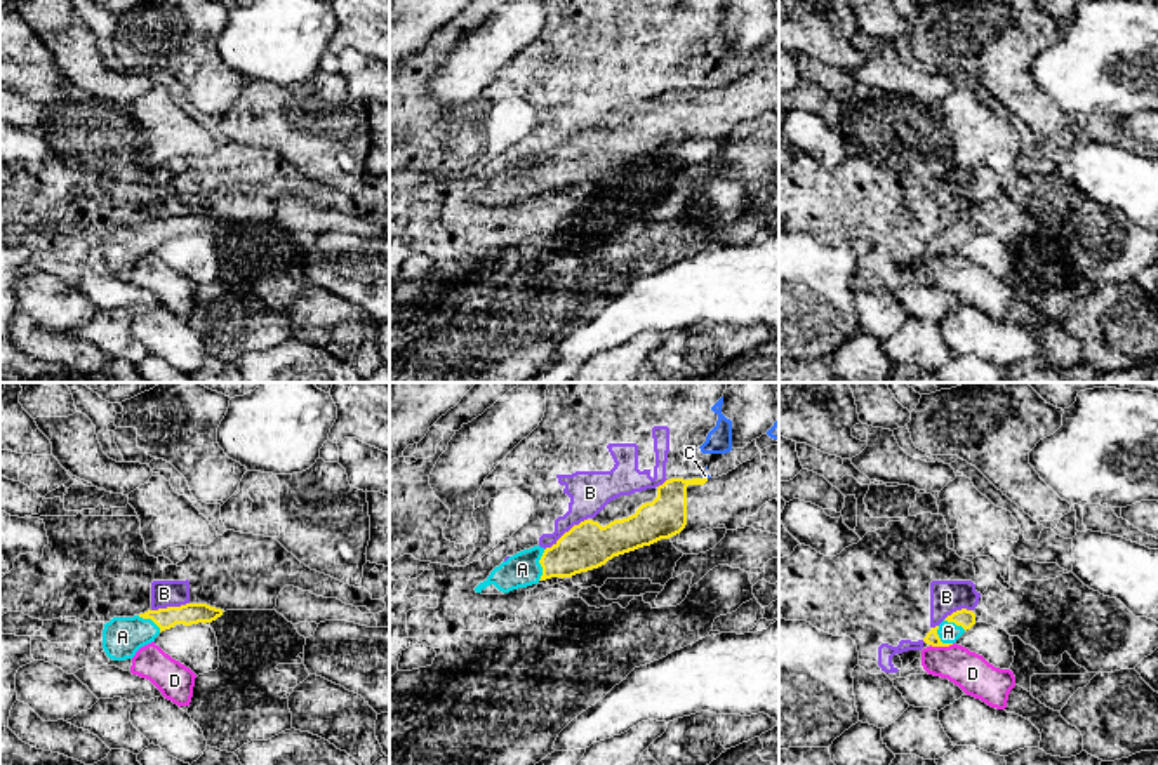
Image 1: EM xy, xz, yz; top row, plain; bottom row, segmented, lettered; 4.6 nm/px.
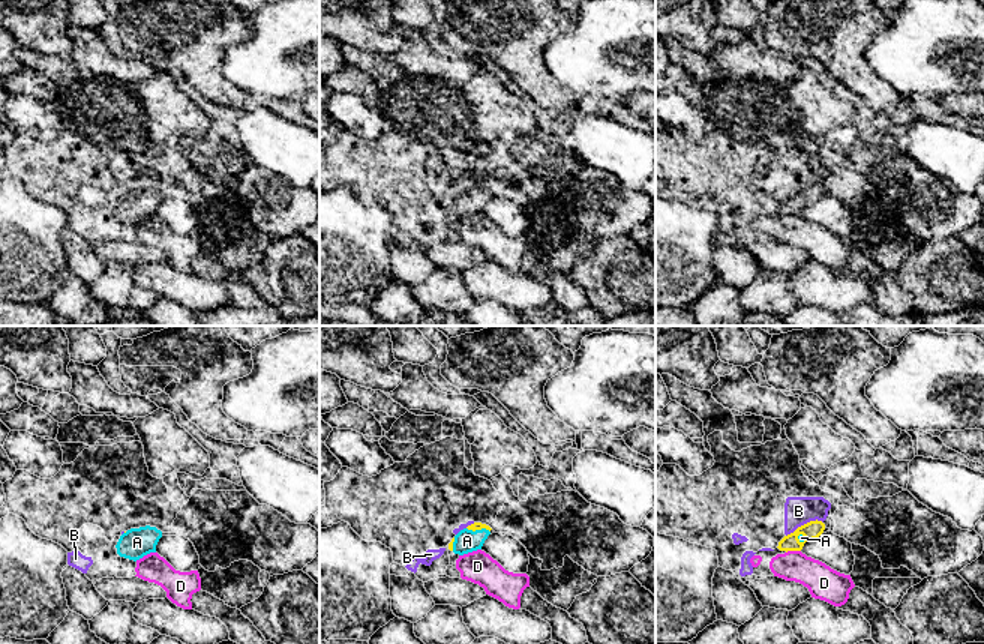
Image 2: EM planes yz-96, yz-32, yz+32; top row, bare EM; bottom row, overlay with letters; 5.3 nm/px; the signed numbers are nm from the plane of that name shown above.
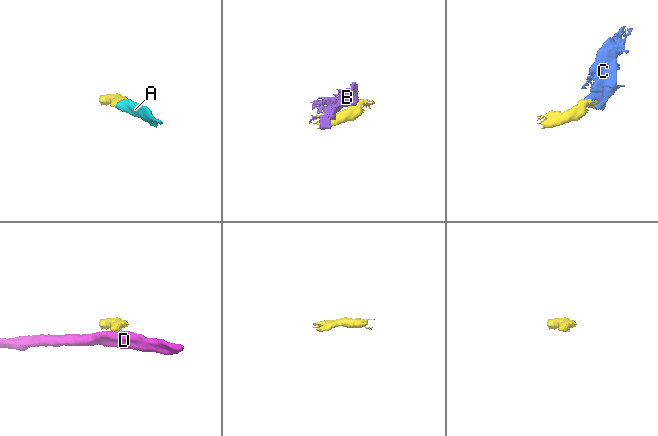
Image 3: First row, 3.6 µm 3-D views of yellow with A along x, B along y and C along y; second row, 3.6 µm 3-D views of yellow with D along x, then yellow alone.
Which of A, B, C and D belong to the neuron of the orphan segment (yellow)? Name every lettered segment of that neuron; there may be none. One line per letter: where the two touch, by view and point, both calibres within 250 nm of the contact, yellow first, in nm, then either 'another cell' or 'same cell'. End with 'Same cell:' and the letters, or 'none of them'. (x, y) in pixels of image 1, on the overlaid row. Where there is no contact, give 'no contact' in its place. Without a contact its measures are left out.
A: xz (541, 565) | 220/160 nm | same cell
B: xz (565, 532) | 220/190 nm | another cell
C: xz (705, 478) | 190/20 nm | another cell
D: yz (941, 645) | 70/180 nm | another cell
Same cell: A

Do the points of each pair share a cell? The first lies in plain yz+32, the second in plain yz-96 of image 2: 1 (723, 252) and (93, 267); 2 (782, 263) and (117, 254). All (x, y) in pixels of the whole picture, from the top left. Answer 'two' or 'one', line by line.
1: one
2: one

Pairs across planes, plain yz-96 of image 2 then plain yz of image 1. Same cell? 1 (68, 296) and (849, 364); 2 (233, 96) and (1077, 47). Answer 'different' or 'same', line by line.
1: same
2: different

